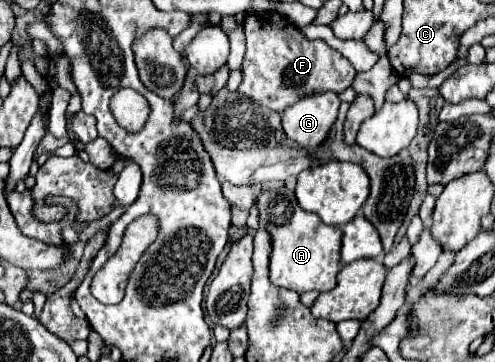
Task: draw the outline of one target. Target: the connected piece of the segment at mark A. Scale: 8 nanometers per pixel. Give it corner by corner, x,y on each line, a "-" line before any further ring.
293,186
267,188
257,198
259,224
271,234
271,256
269,256
269,276
275,286
289,288
295,292
307,290
333,290
337,284
337,272
341,268
341,228
329,228
321,224
321,218
305,212
297,198

